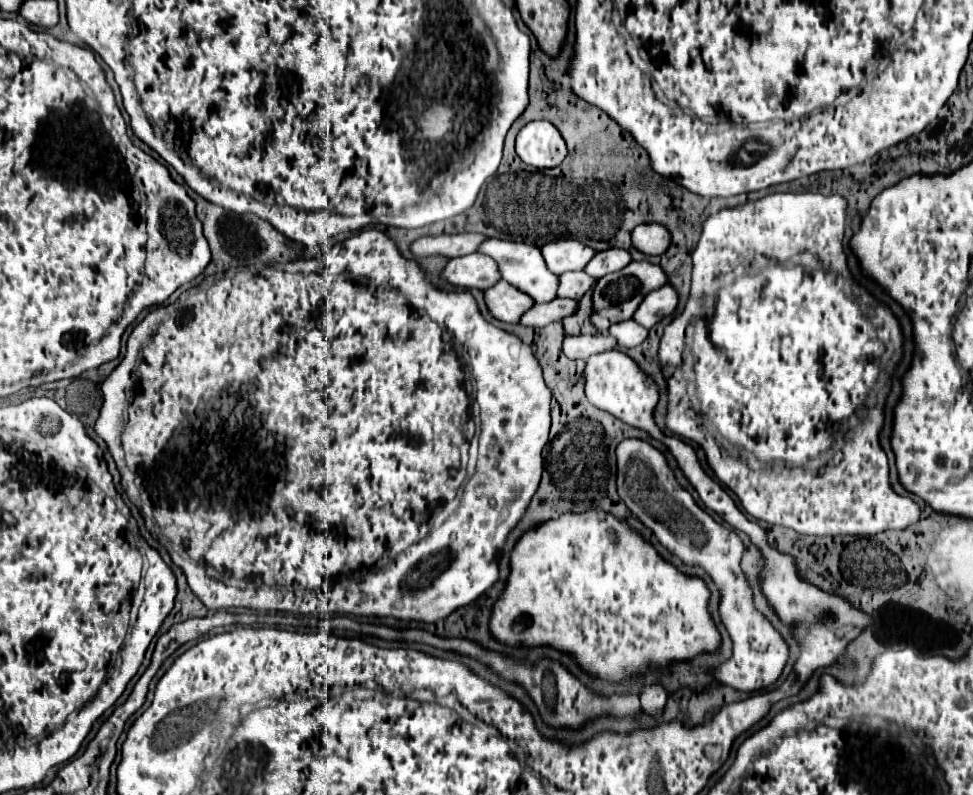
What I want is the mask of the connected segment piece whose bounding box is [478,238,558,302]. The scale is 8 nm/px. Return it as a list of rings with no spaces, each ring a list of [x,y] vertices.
[[[488,238],[478,246],[478,252],[490,256],[498,264],[502,280],[506,280],[508,284],[514,284],[514,288],[518,288],[520,292],[526,292],[528,296],[532,296],[534,302],[550,302],[550,300],[556,298],[558,276],[548,272],[546,264],[544,264],[544,258],[540,254],[540,248],[536,248],[532,244],[524,244],[524,242]]]

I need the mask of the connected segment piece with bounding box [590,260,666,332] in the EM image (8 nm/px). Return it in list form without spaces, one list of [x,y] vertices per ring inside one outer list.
[[[630,262],[626,268],[612,272],[610,274],[610,282],[602,282],[594,286],[594,296],[592,296],[592,312],[590,312],[590,324],[600,330],[606,332],[610,328],[610,324],[622,322],[622,320],[630,320],[630,316],[634,314],[634,310],[638,308],[638,304],[644,300],[644,296],[648,292],[652,292],[654,288],[660,288],[666,284],[666,274],[662,272],[660,266],[654,266],[650,262]]]

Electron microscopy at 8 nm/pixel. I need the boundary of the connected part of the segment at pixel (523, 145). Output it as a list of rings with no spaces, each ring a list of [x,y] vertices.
[[[528,122],[516,136],[516,154],[534,168],[554,168],[566,158],[566,144],[550,122]]]

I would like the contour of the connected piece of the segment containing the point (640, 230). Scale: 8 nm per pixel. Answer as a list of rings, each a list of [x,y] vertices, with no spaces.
[[[640,224],[632,232],[632,244],[646,256],[658,256],[670,246],[670,234],[660,224]]]

